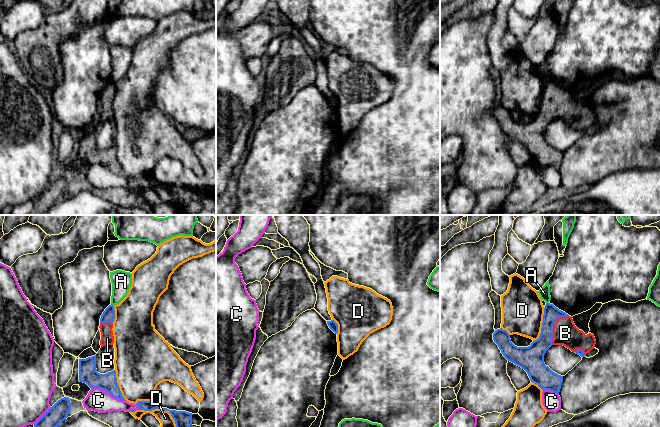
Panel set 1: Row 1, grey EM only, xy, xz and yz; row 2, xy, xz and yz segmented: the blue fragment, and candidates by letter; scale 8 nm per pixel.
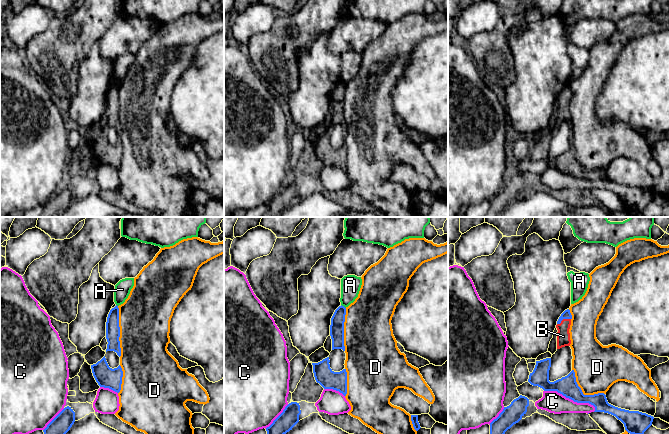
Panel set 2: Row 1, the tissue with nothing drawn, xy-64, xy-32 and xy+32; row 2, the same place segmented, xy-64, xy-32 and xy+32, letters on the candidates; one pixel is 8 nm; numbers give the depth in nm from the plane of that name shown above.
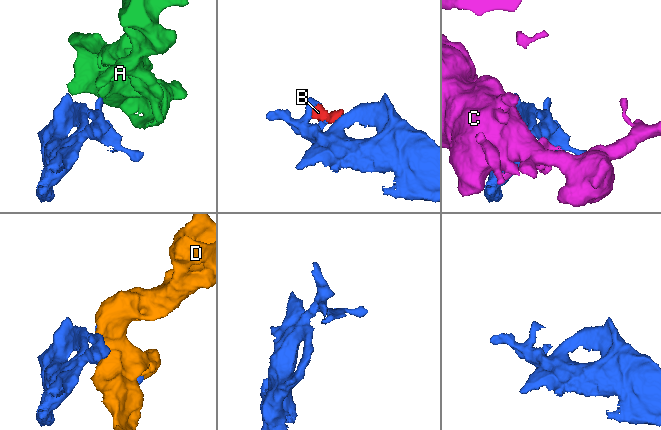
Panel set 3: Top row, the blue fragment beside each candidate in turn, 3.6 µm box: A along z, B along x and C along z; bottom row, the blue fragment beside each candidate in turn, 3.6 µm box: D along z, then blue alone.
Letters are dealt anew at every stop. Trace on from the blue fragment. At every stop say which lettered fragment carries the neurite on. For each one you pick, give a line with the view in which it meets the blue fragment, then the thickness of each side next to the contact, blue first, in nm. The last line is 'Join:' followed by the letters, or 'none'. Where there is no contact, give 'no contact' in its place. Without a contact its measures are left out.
B: contact in yz; calibres 150 and 200 nm
Join: B

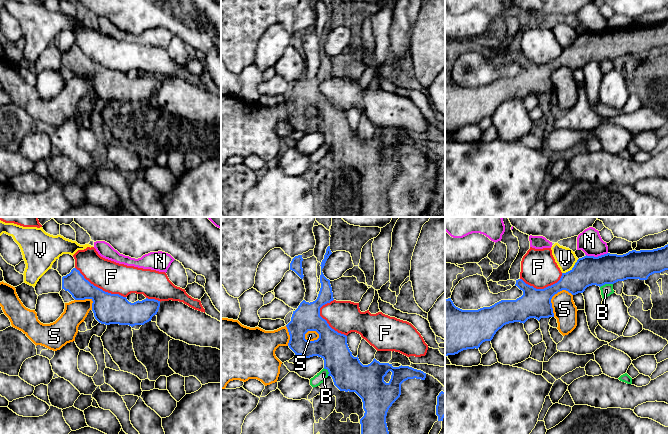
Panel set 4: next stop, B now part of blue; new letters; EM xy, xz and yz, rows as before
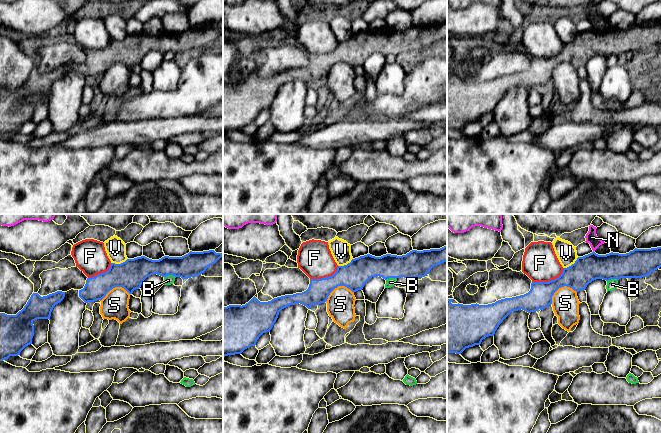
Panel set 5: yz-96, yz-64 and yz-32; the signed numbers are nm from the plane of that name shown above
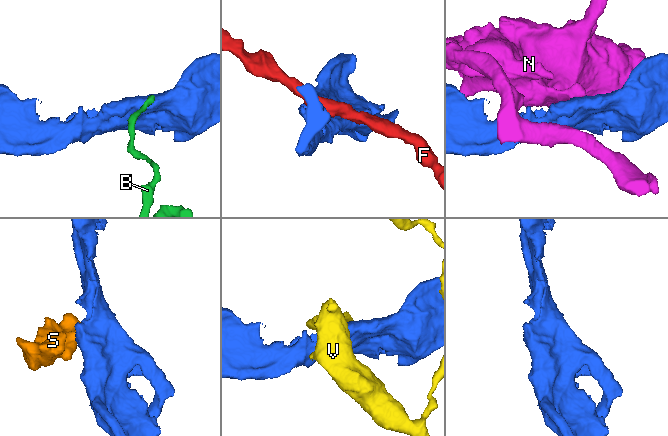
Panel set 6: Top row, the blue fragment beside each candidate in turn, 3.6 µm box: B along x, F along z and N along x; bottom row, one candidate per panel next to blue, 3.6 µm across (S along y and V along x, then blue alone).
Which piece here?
Join: none

